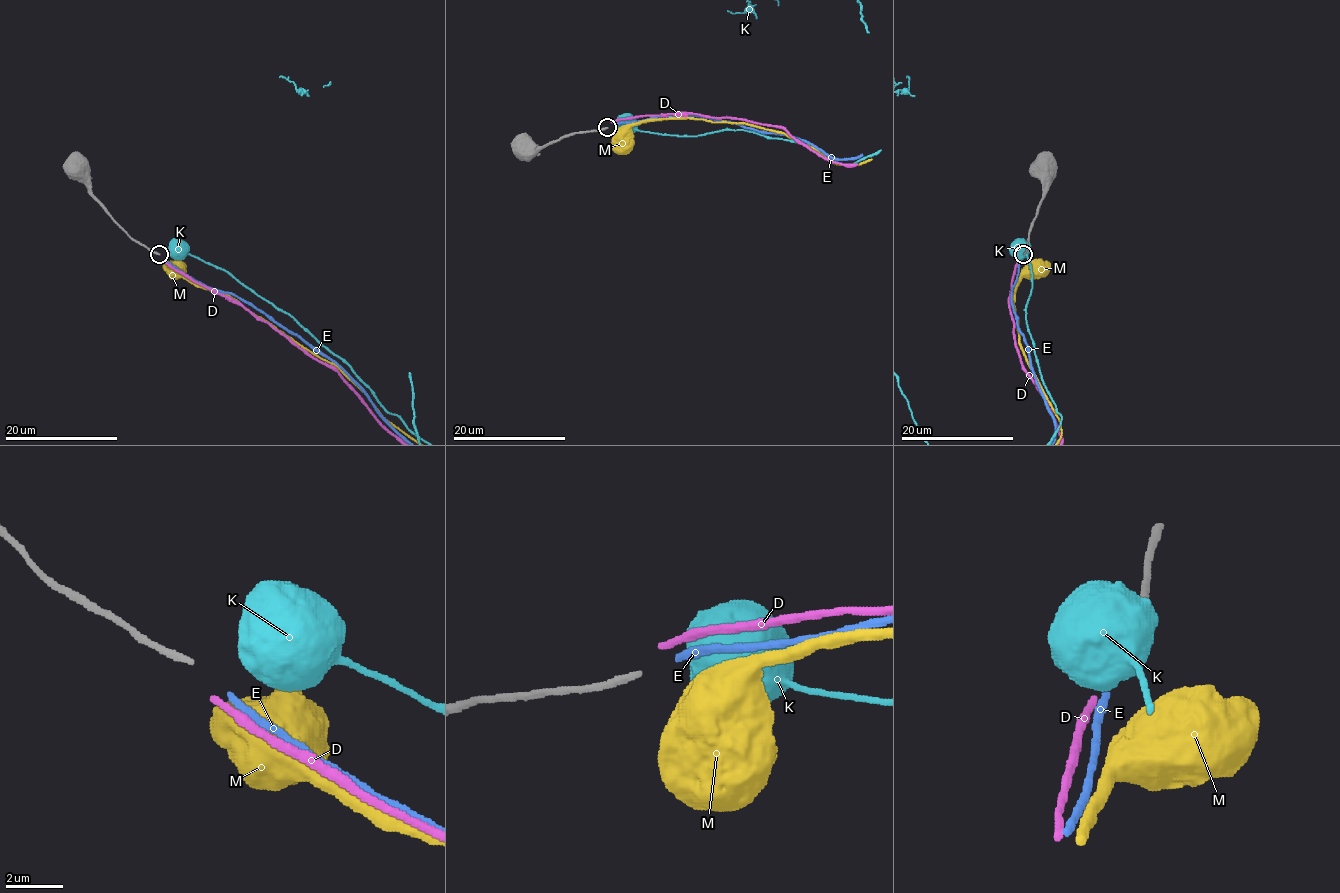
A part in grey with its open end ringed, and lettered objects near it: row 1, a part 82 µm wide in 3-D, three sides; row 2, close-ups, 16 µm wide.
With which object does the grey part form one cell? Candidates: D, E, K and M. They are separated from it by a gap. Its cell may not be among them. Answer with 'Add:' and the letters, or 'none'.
Add: none

